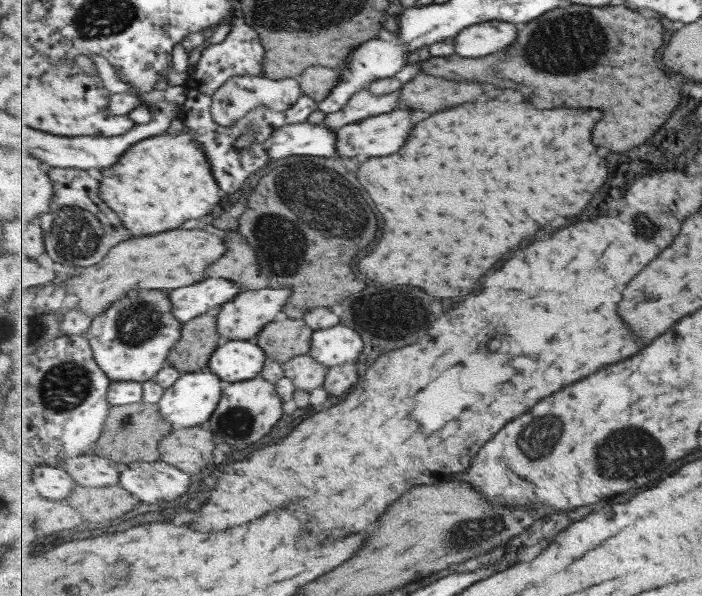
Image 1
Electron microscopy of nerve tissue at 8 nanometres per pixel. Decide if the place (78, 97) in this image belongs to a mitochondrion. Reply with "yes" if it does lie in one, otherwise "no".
no

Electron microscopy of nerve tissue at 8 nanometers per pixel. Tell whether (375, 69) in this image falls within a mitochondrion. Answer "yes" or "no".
no

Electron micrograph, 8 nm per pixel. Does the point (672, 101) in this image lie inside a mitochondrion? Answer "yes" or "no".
no

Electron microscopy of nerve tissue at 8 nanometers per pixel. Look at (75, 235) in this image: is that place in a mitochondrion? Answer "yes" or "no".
yes

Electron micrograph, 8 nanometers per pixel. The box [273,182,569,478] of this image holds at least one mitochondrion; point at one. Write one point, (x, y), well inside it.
(534, 427)

